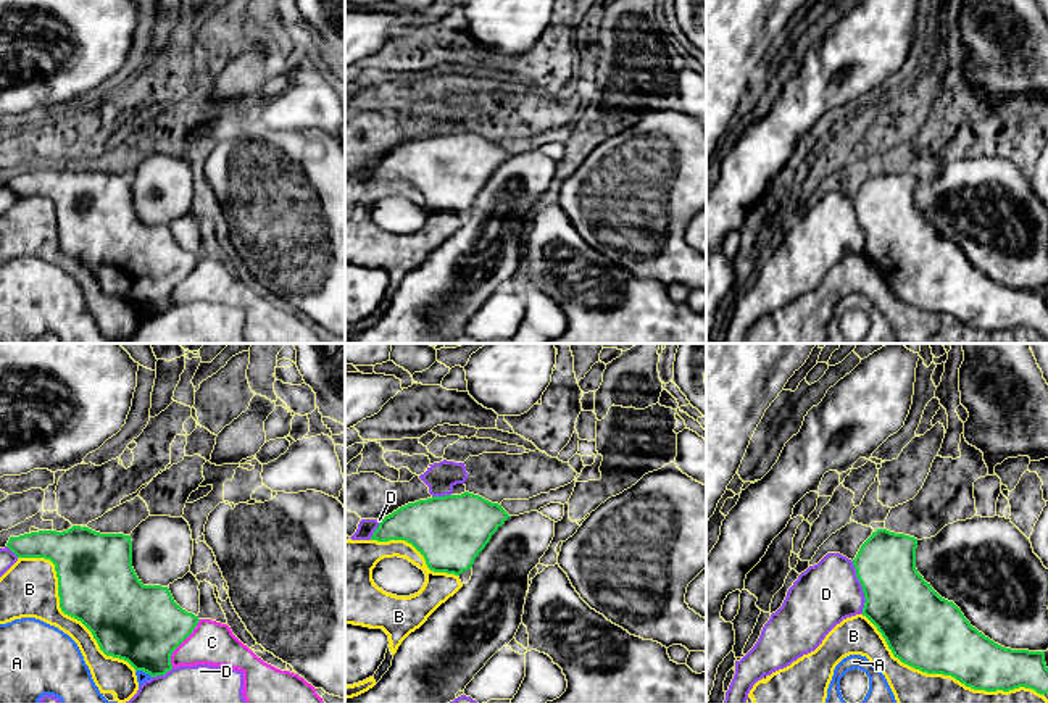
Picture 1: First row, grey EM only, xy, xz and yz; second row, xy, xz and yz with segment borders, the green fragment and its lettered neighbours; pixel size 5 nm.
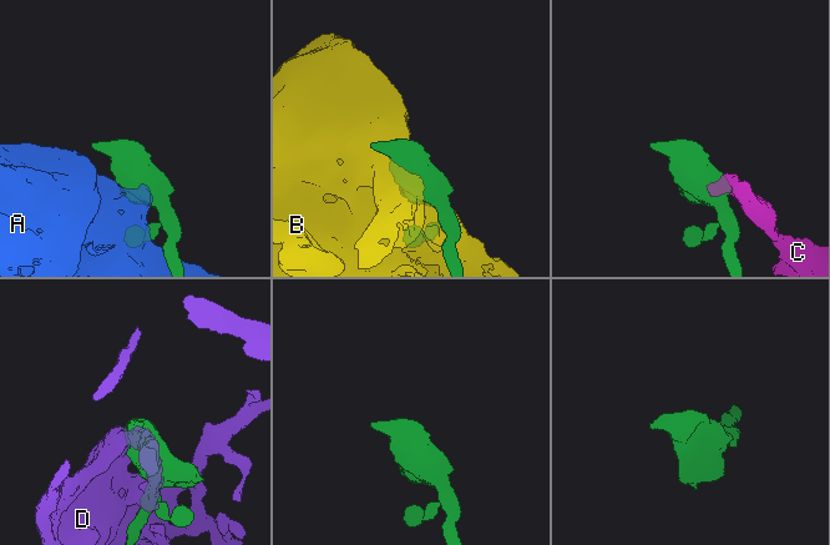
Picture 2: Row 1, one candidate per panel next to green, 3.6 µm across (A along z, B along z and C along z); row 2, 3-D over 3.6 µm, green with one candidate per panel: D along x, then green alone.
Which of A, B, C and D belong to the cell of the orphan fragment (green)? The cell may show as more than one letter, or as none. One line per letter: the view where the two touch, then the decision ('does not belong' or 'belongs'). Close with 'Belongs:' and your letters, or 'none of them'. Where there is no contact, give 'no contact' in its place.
A: xy | does not belong
B: yz | does not belong
C: xy | does not belong
D: yz | does not belong
Belongs: none of them

